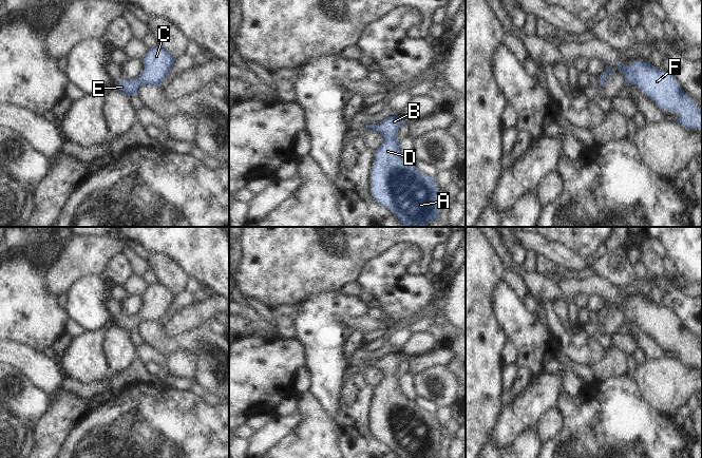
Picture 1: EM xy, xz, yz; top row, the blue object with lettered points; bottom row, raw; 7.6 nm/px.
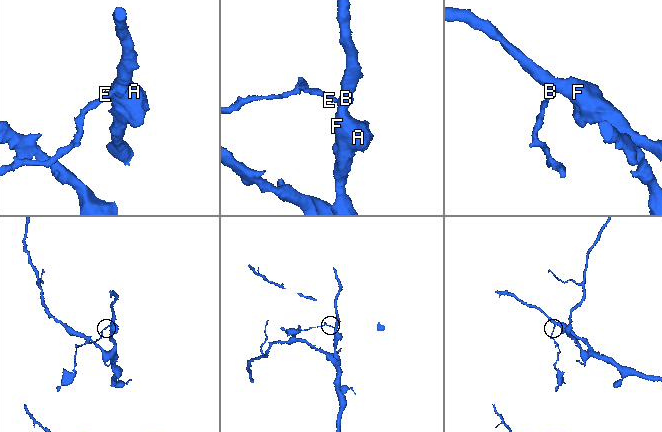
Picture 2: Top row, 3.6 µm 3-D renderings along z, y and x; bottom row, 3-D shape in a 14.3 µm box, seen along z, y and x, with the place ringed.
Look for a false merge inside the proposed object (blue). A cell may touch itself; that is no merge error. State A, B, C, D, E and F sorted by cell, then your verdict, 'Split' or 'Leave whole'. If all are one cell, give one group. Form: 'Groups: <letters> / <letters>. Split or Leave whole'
Groups: A B C D E F. Leave whole.

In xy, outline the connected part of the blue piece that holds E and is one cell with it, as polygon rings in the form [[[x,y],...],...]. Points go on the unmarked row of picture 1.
[[[159,281],[149,285],[144,294],[145,304],[139,313],[120,317],[117,320],[117,327],[124,330],[137,331],[137,326],[141,321],[158,323],[166,316],[174,297],[171,290]]]

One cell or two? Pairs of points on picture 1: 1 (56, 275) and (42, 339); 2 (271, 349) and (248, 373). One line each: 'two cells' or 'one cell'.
1: two cells
2: one cell

